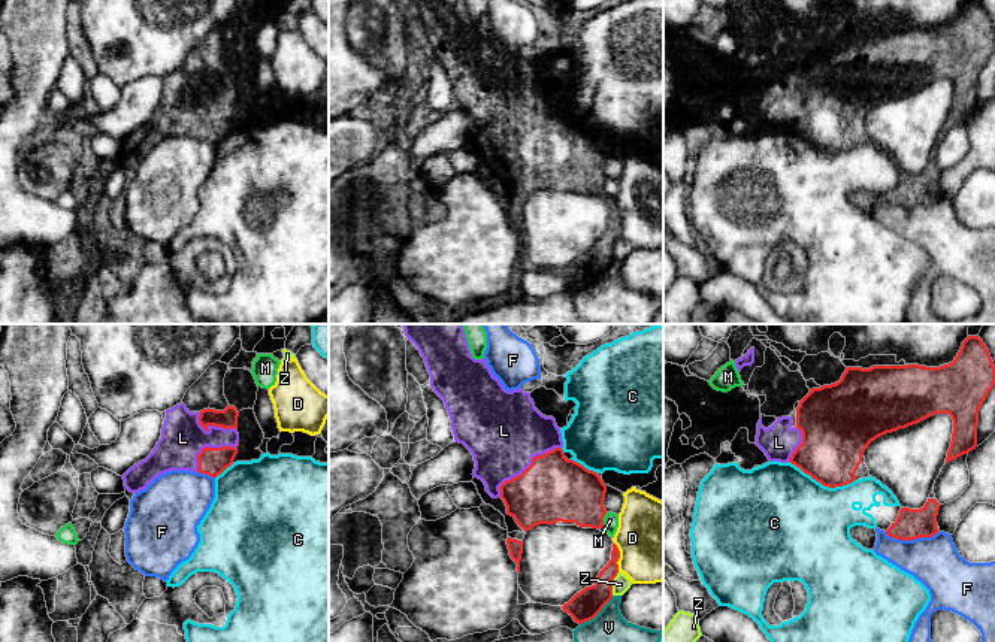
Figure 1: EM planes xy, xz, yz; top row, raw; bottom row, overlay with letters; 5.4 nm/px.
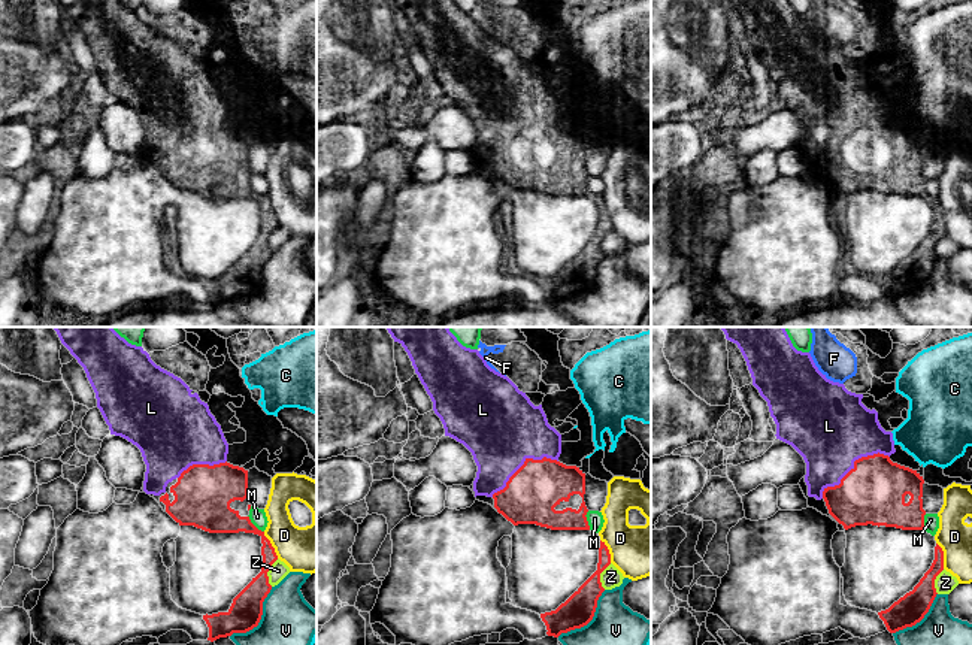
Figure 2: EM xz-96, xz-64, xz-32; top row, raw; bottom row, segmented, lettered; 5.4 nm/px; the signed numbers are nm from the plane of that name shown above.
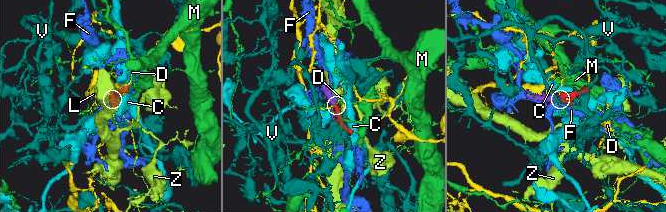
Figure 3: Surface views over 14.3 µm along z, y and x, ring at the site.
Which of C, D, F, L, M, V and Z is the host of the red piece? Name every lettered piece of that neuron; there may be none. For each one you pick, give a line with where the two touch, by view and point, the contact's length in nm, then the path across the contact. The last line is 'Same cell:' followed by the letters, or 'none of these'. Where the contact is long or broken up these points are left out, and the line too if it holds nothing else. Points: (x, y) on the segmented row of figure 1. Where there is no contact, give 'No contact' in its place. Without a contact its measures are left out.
L: Touches red at xz (528, 468). Shared border 420 nm
Same cell: L

